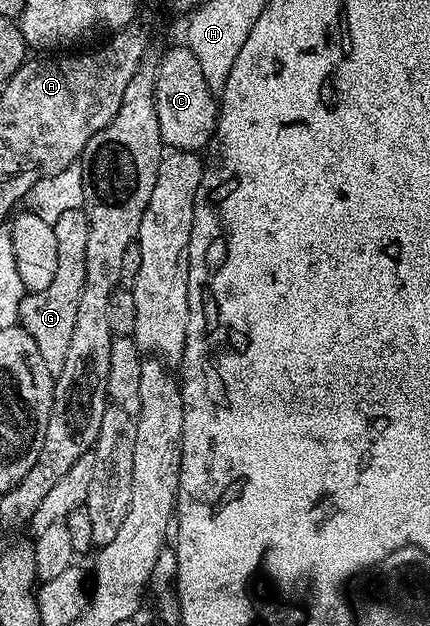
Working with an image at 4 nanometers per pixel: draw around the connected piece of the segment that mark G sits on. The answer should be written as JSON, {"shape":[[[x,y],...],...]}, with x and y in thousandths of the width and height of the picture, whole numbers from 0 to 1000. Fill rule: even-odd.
{"shape":[[[174,332],[153,335],[153,342],[142,342],[135,355],[119,361],[135,390],[135,433],[107,463],[58,471],[47,486],[42,518],[70,534],[70,540],[79,540],[98,578],[107,578],[112,589],[128,597],[144,591],[144,578],[153,578],[153,559],[163,559],[163,540],[172,534],[172,506],[181,502],[181,476],[191,473],[191,450],[200,441],[205,350],[193,335]]]}

